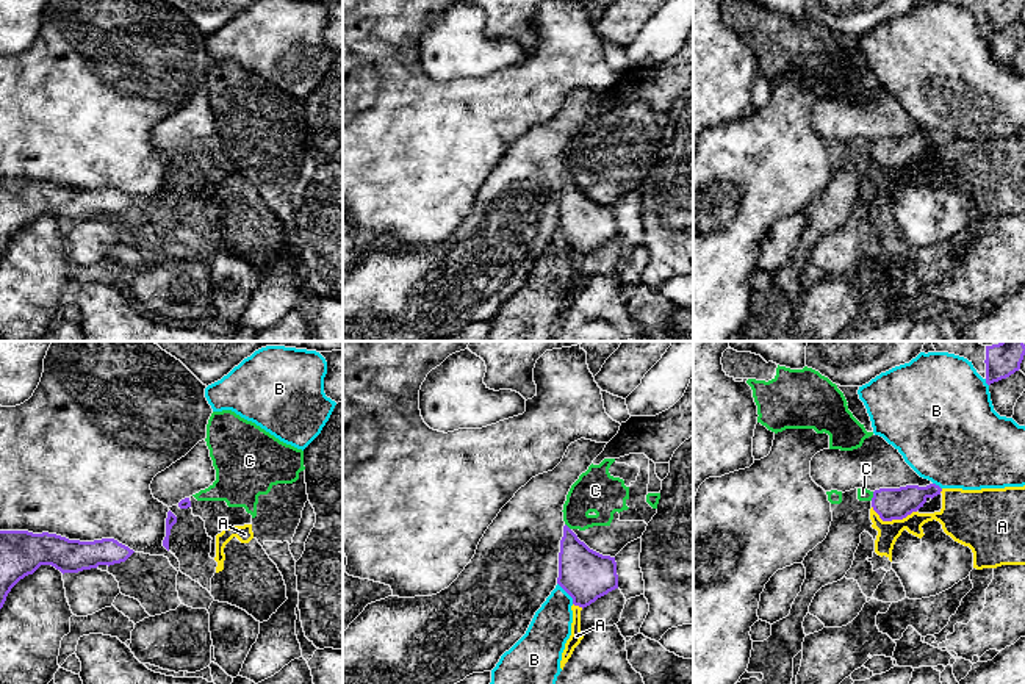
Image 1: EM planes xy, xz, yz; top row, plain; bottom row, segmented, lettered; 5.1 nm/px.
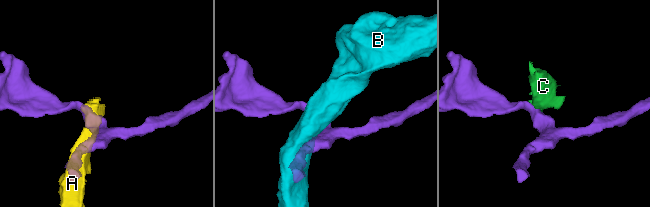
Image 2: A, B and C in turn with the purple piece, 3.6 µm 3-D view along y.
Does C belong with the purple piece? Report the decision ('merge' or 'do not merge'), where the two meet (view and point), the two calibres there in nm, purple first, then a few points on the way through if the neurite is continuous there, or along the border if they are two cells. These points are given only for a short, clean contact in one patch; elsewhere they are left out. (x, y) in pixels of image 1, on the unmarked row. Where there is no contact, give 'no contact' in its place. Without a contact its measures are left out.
do not merge; meets purple in yz at (873, 146); 160 nm thick on the purple side, 60 nm on the other; border along yz (873, 141), (870, 149)

